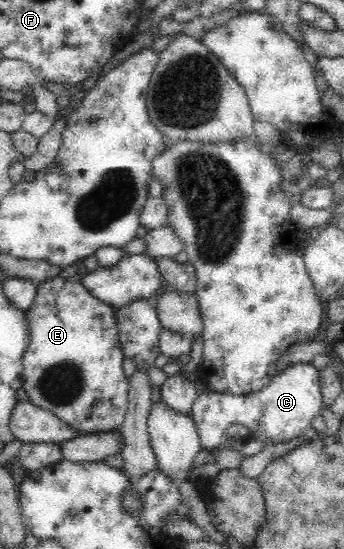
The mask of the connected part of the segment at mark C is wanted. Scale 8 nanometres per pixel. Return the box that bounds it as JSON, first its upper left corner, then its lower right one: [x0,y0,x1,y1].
[191,363,322,450]

